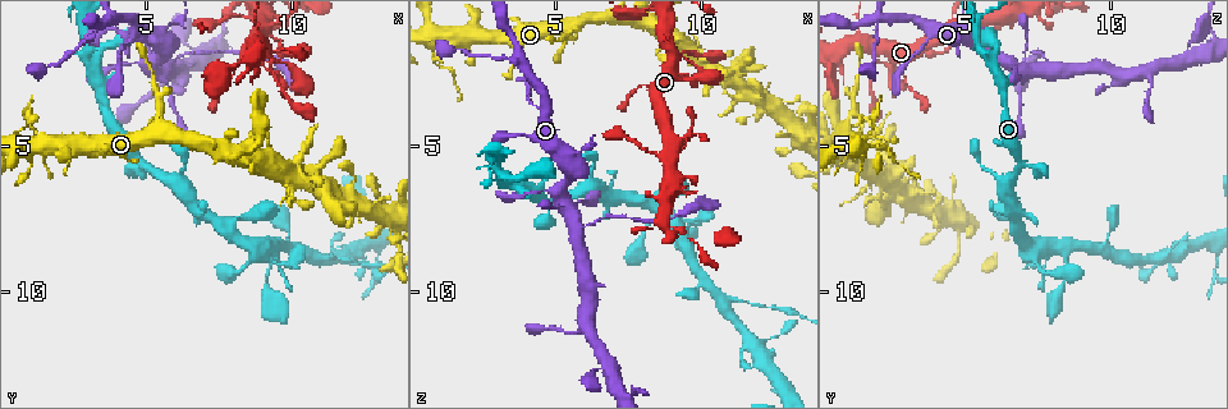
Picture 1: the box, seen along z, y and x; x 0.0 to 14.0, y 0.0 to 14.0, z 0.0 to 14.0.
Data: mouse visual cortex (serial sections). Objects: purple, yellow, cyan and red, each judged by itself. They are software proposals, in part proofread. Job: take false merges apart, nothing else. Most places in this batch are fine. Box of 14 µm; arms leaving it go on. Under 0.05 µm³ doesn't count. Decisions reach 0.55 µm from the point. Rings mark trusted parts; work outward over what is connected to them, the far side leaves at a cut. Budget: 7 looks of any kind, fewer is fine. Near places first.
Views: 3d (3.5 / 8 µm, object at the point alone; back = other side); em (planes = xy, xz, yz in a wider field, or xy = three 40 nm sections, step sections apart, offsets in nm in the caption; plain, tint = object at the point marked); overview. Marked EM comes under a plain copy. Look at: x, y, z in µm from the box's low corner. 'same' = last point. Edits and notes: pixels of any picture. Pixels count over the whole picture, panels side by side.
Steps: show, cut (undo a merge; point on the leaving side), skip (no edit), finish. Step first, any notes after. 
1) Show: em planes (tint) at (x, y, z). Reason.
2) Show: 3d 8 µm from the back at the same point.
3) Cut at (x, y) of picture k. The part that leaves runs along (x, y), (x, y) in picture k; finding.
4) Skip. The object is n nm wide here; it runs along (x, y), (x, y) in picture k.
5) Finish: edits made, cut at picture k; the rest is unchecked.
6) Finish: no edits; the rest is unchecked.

Show: 3d 3.5 µm at (5.9, 2.2, 7.8).

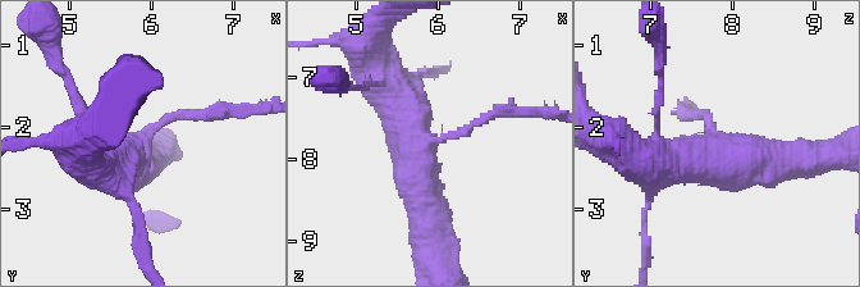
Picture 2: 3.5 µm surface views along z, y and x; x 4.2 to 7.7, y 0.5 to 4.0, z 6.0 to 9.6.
Show: em xy step 1 (tint) at (5.90, 2.20, 7.80). 3 arms meet here; the arms are 150, 500, 500 nm wide.

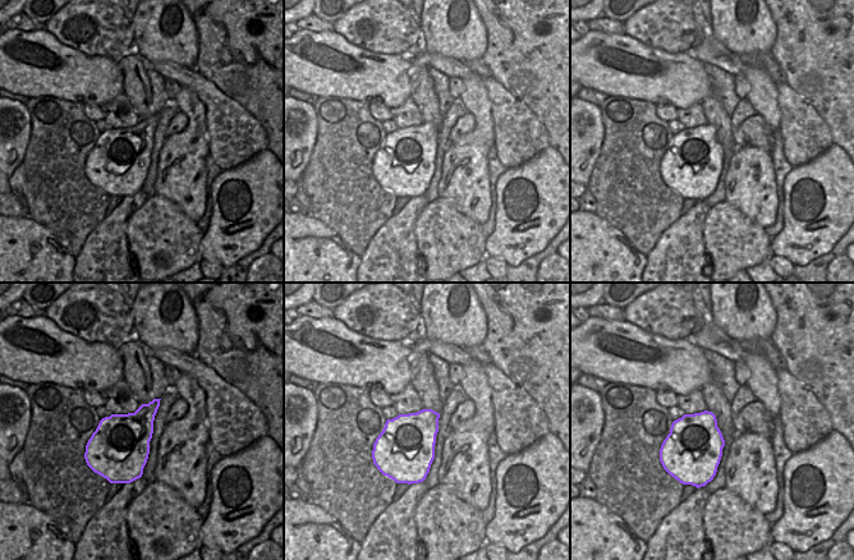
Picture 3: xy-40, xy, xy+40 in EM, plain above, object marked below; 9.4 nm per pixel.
Skip. The object is 550 nm wide here; it runs along (373, 69), (401, 103), (428, 227) in picture 2; one cell here.

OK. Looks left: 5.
Show: 3d 3.5 µm at (5.4, 4.6, 1.0). Side arm on a straight run.

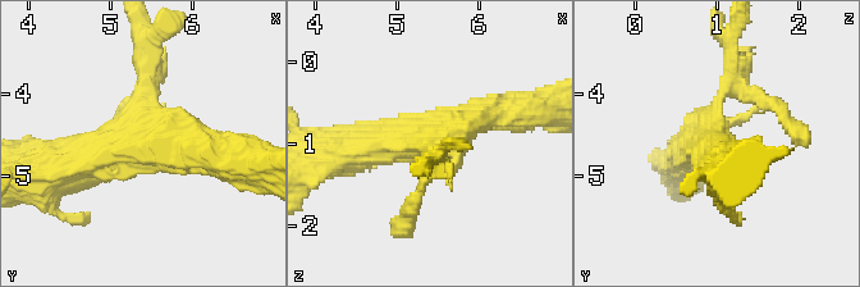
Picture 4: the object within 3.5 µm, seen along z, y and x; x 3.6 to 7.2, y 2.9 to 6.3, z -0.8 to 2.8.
Show: em xy step 5 (tint) at (5.35, 4.60, 0.90).

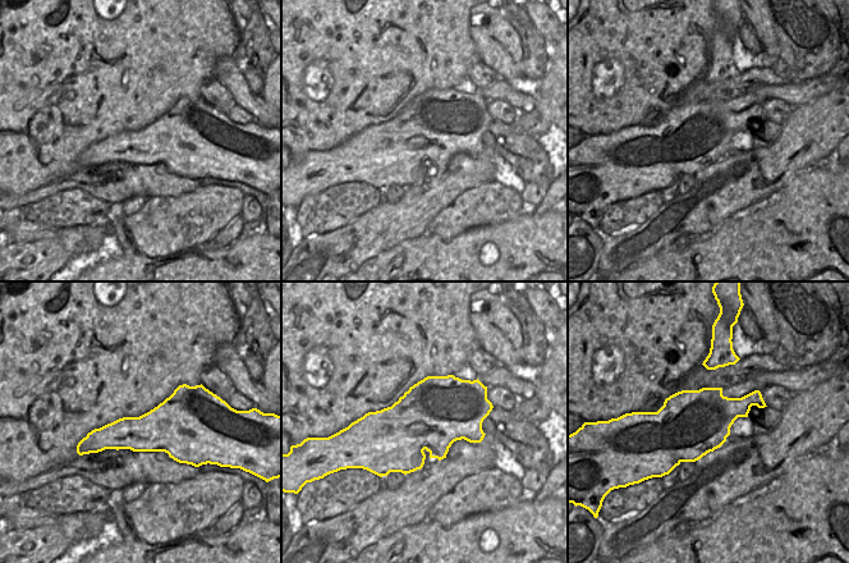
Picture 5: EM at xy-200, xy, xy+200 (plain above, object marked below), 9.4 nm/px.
Show: em xy step 2 (tint) at the same point. Cut it another way.

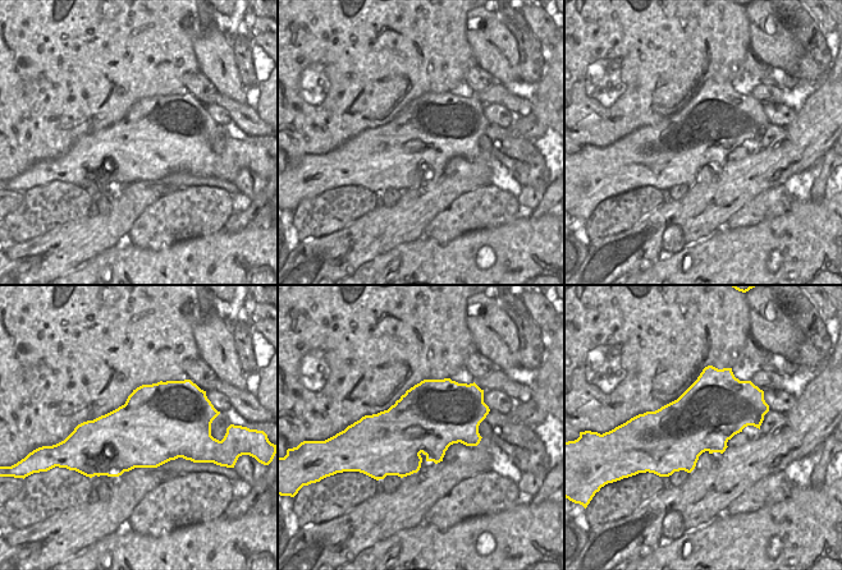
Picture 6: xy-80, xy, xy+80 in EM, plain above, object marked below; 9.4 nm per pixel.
Skip. It runs along (347, 151), (504, 112) in picture 4; continuous, no second cell.

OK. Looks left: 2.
Show: 3d 3.5 µm at (6.0, 2.6, 11.4). Small branch off a trunk.

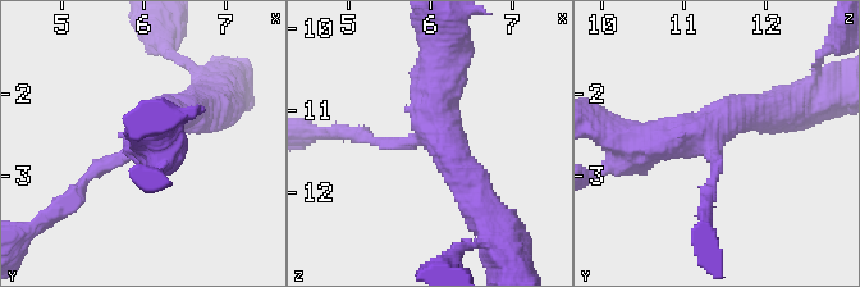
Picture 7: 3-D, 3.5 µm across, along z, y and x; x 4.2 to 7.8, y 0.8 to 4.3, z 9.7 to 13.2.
Show: em xy step 2 (tint) at (5.95, 2.65, 11.35). 3 arms meet here; the arms are 150, 450, 500 nm wide.

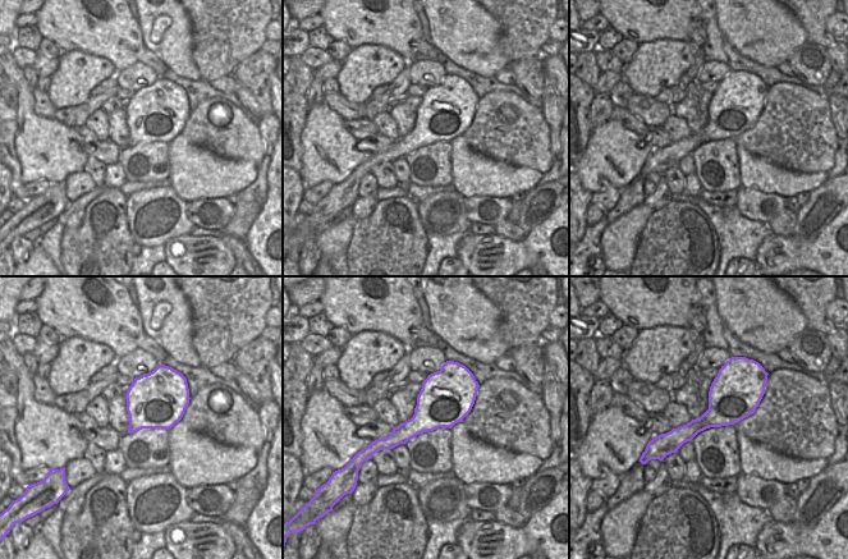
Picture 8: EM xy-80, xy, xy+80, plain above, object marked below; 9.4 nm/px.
Skip. The object is 480 nm wide here; it runs along (443, 53), (435, 124), (479, 200) in picture 7; all the same cell.

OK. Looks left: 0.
Finish: no edits; the rest is unchecked.

